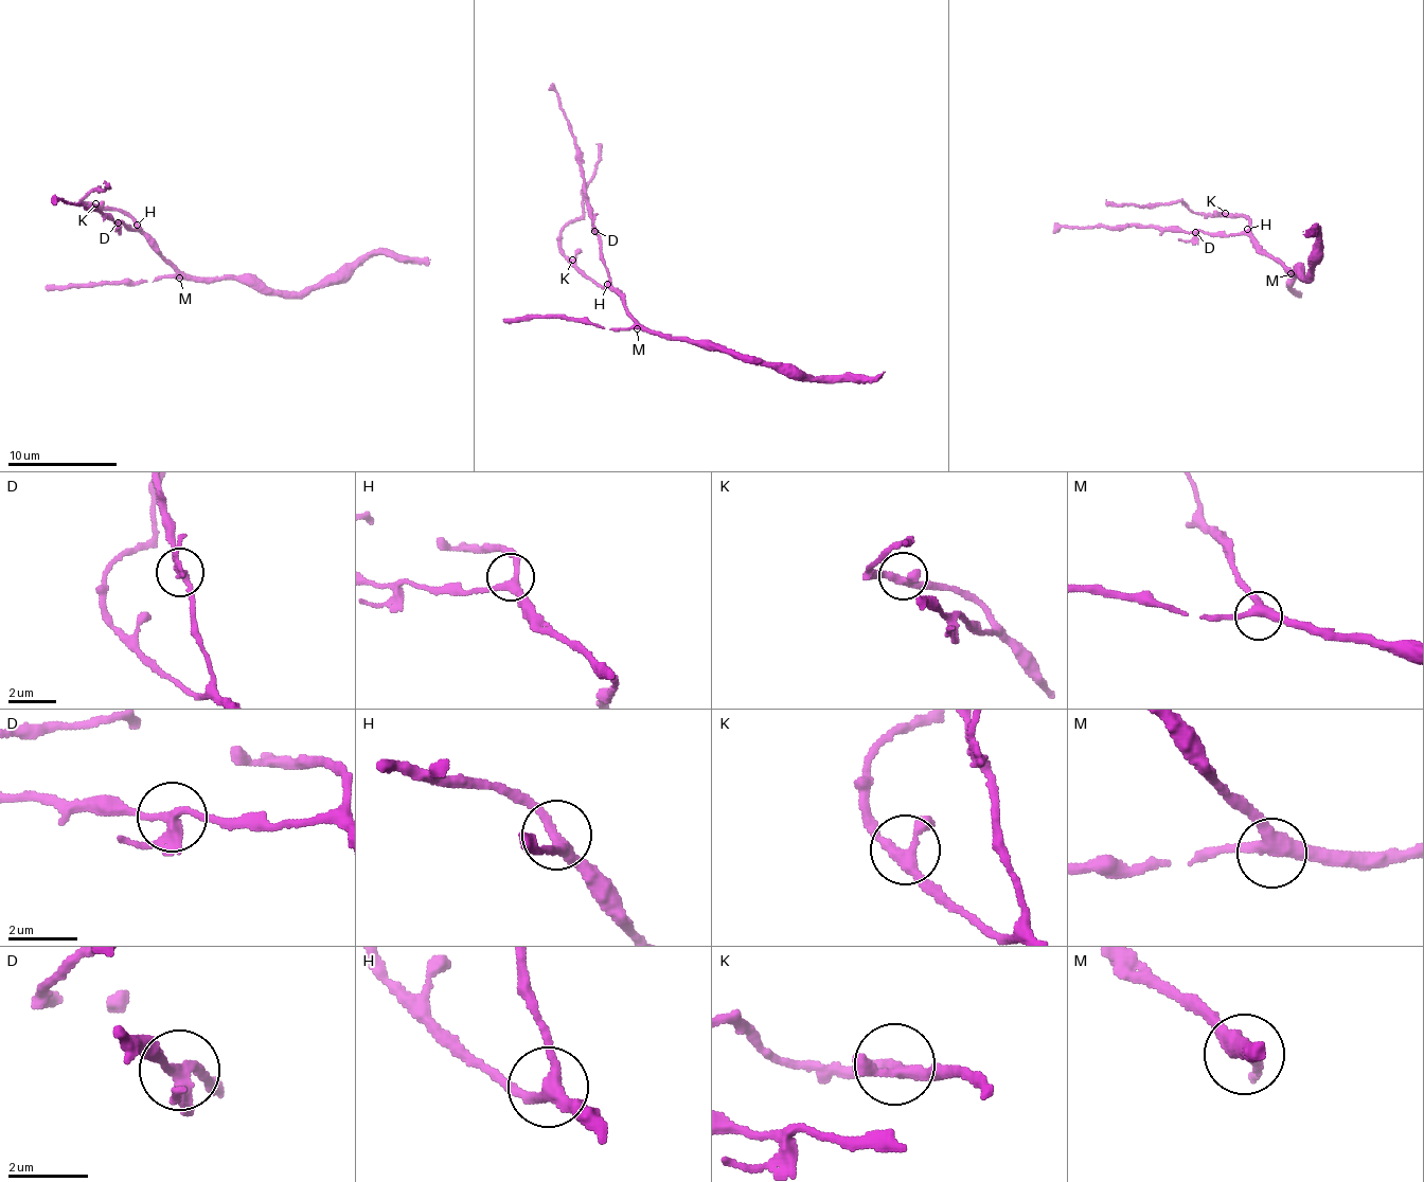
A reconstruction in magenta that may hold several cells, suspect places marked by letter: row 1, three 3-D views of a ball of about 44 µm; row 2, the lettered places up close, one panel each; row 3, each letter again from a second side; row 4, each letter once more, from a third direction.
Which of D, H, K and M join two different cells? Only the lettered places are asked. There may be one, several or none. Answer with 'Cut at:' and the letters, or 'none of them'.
Cut at: none of them

